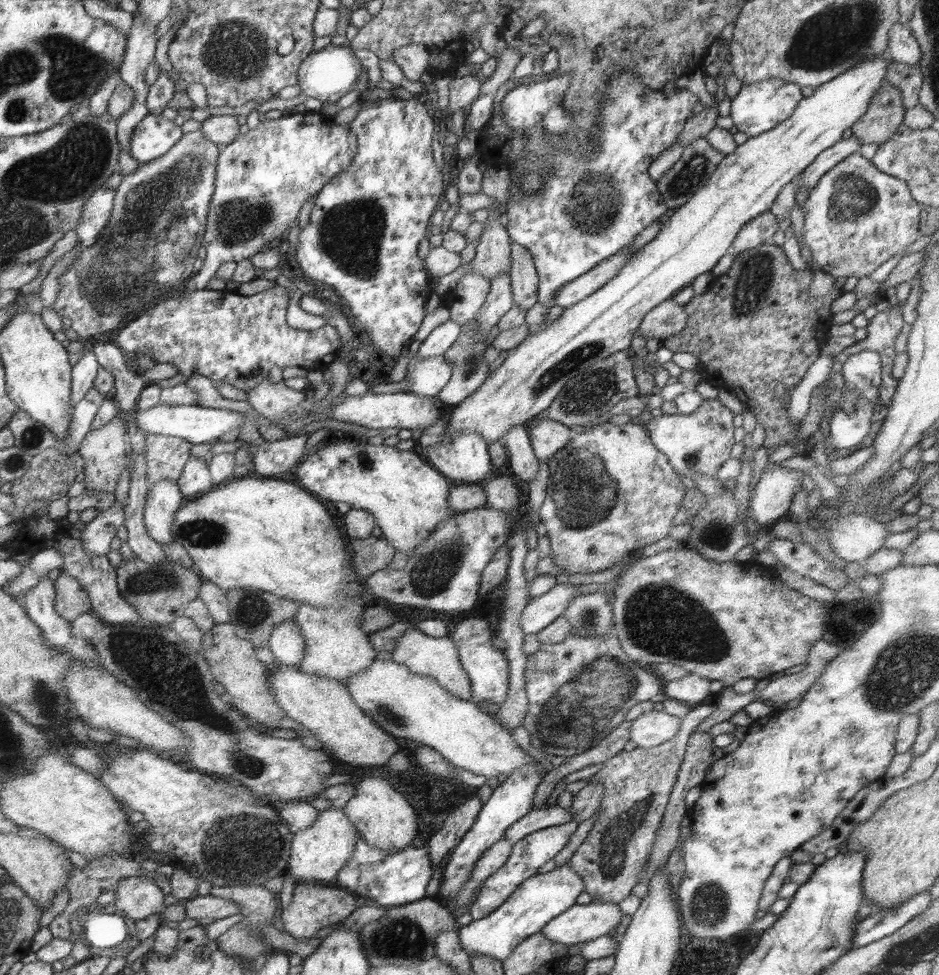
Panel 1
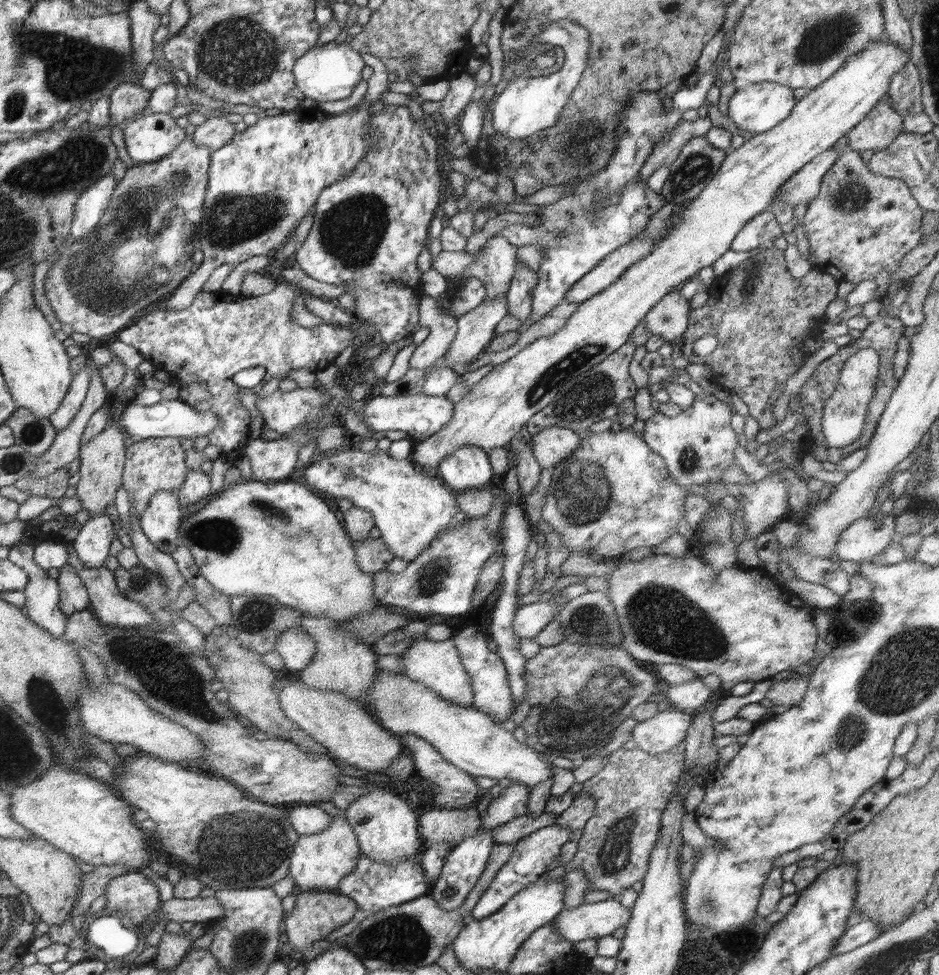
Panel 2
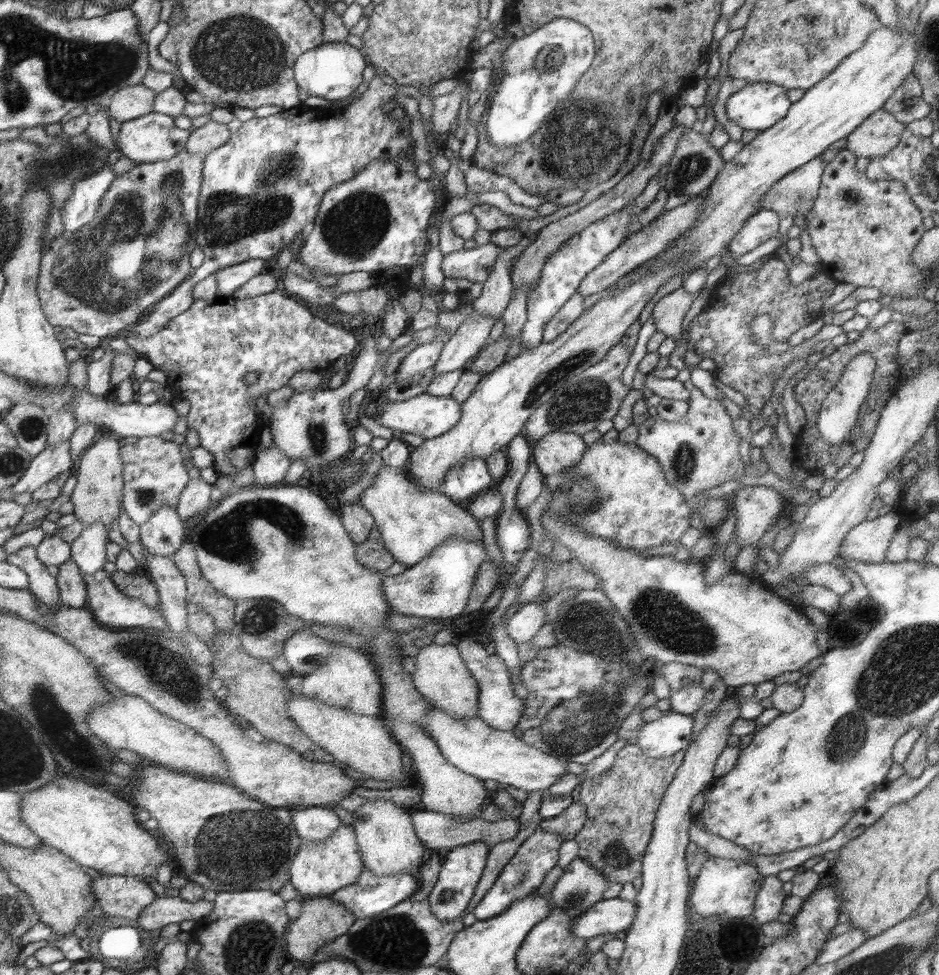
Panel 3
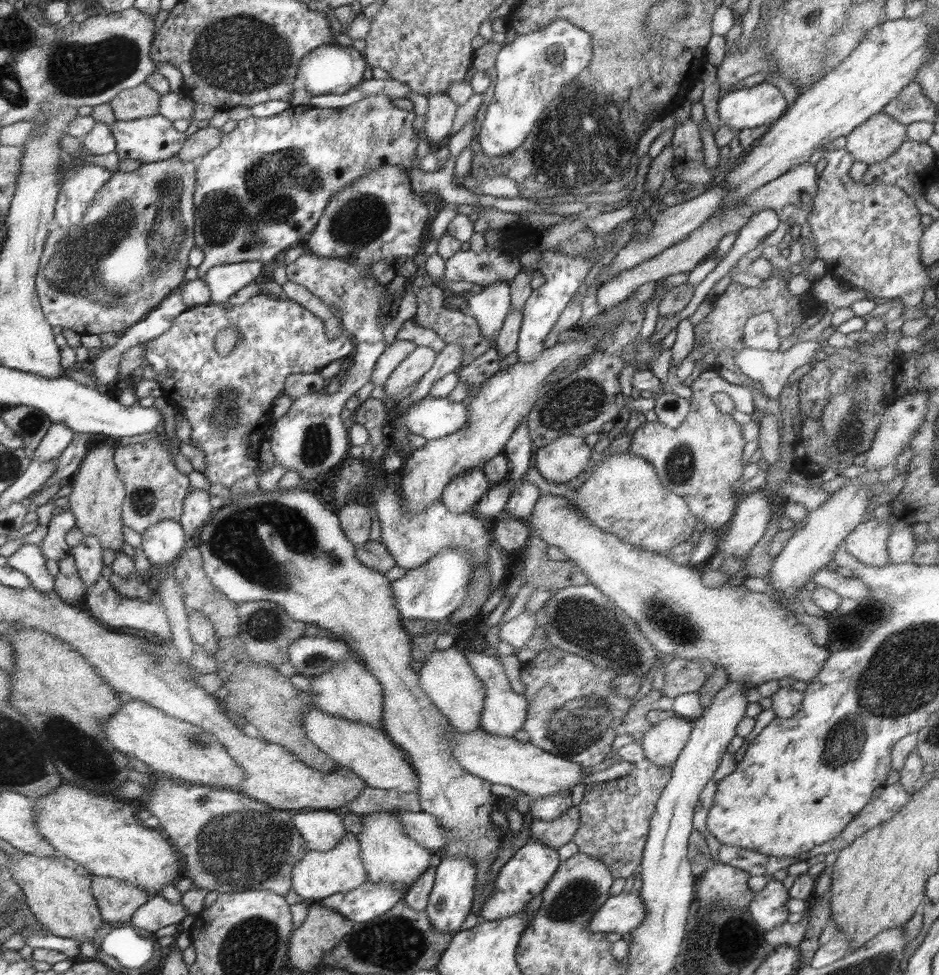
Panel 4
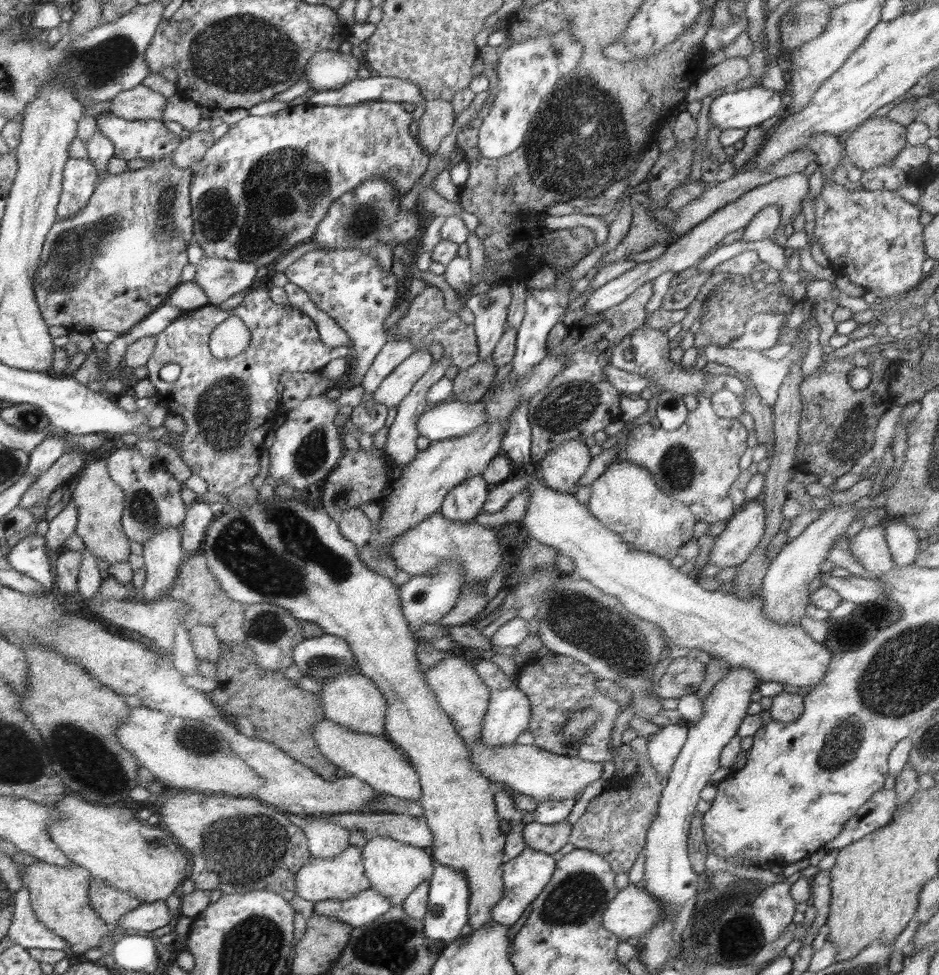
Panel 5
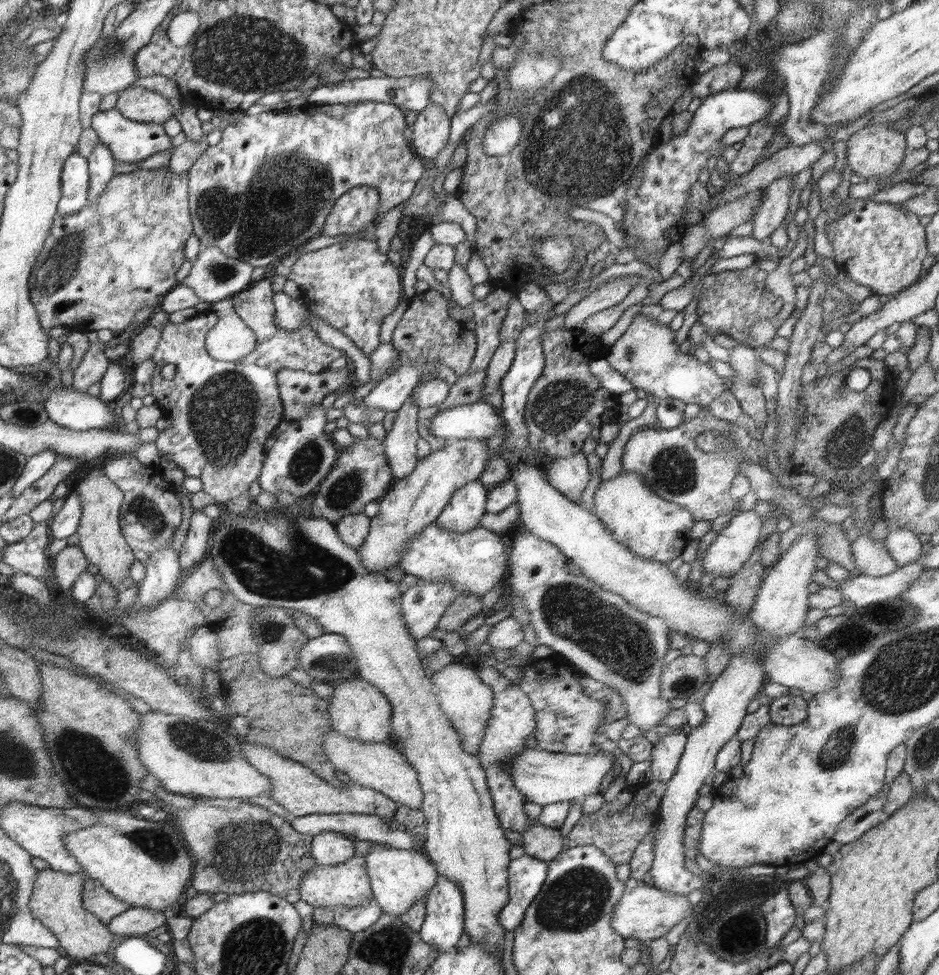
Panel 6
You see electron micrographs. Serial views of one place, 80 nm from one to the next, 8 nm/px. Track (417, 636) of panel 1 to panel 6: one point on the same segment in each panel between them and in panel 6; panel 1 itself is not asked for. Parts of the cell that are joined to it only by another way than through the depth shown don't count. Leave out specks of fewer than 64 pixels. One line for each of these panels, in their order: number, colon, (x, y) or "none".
2: (437, 665)
3: (441, 675)
4: (448, 680)
5: (462, 694)
6: (467, 701)

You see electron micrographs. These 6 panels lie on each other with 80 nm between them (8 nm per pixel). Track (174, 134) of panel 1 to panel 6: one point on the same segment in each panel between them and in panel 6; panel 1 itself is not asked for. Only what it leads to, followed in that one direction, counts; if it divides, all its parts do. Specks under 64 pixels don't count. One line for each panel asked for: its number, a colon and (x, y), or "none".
2: (151, 137)
3: (153, 137)
4: (149, 139)
5: (148, 138)
6: (129, 141)

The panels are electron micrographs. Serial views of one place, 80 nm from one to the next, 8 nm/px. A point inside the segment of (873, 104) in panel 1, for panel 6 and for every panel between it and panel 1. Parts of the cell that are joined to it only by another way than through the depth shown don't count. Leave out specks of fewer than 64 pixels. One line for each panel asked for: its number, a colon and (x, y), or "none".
2: (883, 124)
3: (880, 132)
4: (875, 140)
5: (877, 141)
6: (873, 151)

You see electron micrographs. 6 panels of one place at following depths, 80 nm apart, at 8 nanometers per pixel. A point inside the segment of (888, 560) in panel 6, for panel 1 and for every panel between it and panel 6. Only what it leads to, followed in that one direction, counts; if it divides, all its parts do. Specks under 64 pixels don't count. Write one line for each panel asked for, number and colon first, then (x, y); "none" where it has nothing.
1: (854, 538)
2: (864, 540)
3: (868, 542)
4: (868, 542)
5: (870, 548)

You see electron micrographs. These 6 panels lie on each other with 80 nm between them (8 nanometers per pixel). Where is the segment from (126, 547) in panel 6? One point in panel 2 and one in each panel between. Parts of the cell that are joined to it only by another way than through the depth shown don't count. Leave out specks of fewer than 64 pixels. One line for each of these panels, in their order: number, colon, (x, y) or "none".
2: (102, 459)
3: (97, 496)
4: (96, 499)
5: (98, 498)

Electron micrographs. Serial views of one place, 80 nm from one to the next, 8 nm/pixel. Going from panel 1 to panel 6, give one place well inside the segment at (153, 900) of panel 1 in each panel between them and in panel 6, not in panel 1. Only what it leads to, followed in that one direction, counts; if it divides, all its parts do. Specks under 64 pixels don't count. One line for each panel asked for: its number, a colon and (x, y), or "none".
2: (133, 896)
3: (124, 898)
4: (118, 901)
5: (111, 905)
6: (98, 901)

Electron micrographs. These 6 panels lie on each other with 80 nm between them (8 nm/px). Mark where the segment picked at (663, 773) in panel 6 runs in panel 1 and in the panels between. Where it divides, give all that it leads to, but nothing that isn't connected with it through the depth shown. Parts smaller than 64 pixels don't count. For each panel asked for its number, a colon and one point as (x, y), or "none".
1: (653, 728)
2: (666, 730)
3: (670, 734)
4: (663, 743)
5: (664, 746)

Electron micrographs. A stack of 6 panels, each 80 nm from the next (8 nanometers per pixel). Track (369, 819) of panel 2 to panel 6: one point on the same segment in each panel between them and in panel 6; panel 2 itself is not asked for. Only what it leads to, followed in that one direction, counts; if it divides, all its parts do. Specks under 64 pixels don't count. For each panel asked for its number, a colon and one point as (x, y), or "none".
3: (389, 845)
4: (391, 858)
5: (395, 869)
6: (400, 878)

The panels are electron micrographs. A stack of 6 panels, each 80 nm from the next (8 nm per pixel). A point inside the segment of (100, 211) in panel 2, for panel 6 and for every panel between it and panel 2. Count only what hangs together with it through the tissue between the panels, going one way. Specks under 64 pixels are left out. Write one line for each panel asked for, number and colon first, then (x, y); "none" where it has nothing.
3: (79, 210)
4: (77, 193)
5: (81, 179)
6: (75, 176)

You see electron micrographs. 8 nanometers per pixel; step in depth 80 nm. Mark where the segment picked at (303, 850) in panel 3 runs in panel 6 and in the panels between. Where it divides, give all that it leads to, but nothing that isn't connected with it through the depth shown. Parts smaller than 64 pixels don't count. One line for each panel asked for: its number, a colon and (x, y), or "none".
4: (318, 875)
5: (341, 877)
6: (348, 884)

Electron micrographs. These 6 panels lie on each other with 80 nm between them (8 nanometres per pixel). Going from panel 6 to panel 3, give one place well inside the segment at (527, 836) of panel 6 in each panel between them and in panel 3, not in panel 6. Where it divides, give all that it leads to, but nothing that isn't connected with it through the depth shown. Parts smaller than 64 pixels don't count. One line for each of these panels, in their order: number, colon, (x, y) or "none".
3: (568, 823)
4: (556, 833)
5: (547, 838)

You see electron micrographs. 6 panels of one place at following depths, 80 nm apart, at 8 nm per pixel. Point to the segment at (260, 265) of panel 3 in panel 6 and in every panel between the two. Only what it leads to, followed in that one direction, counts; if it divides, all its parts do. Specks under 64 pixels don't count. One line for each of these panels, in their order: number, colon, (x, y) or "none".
4: (224, 280)
5: (220, 278)
6: (215, 276)

